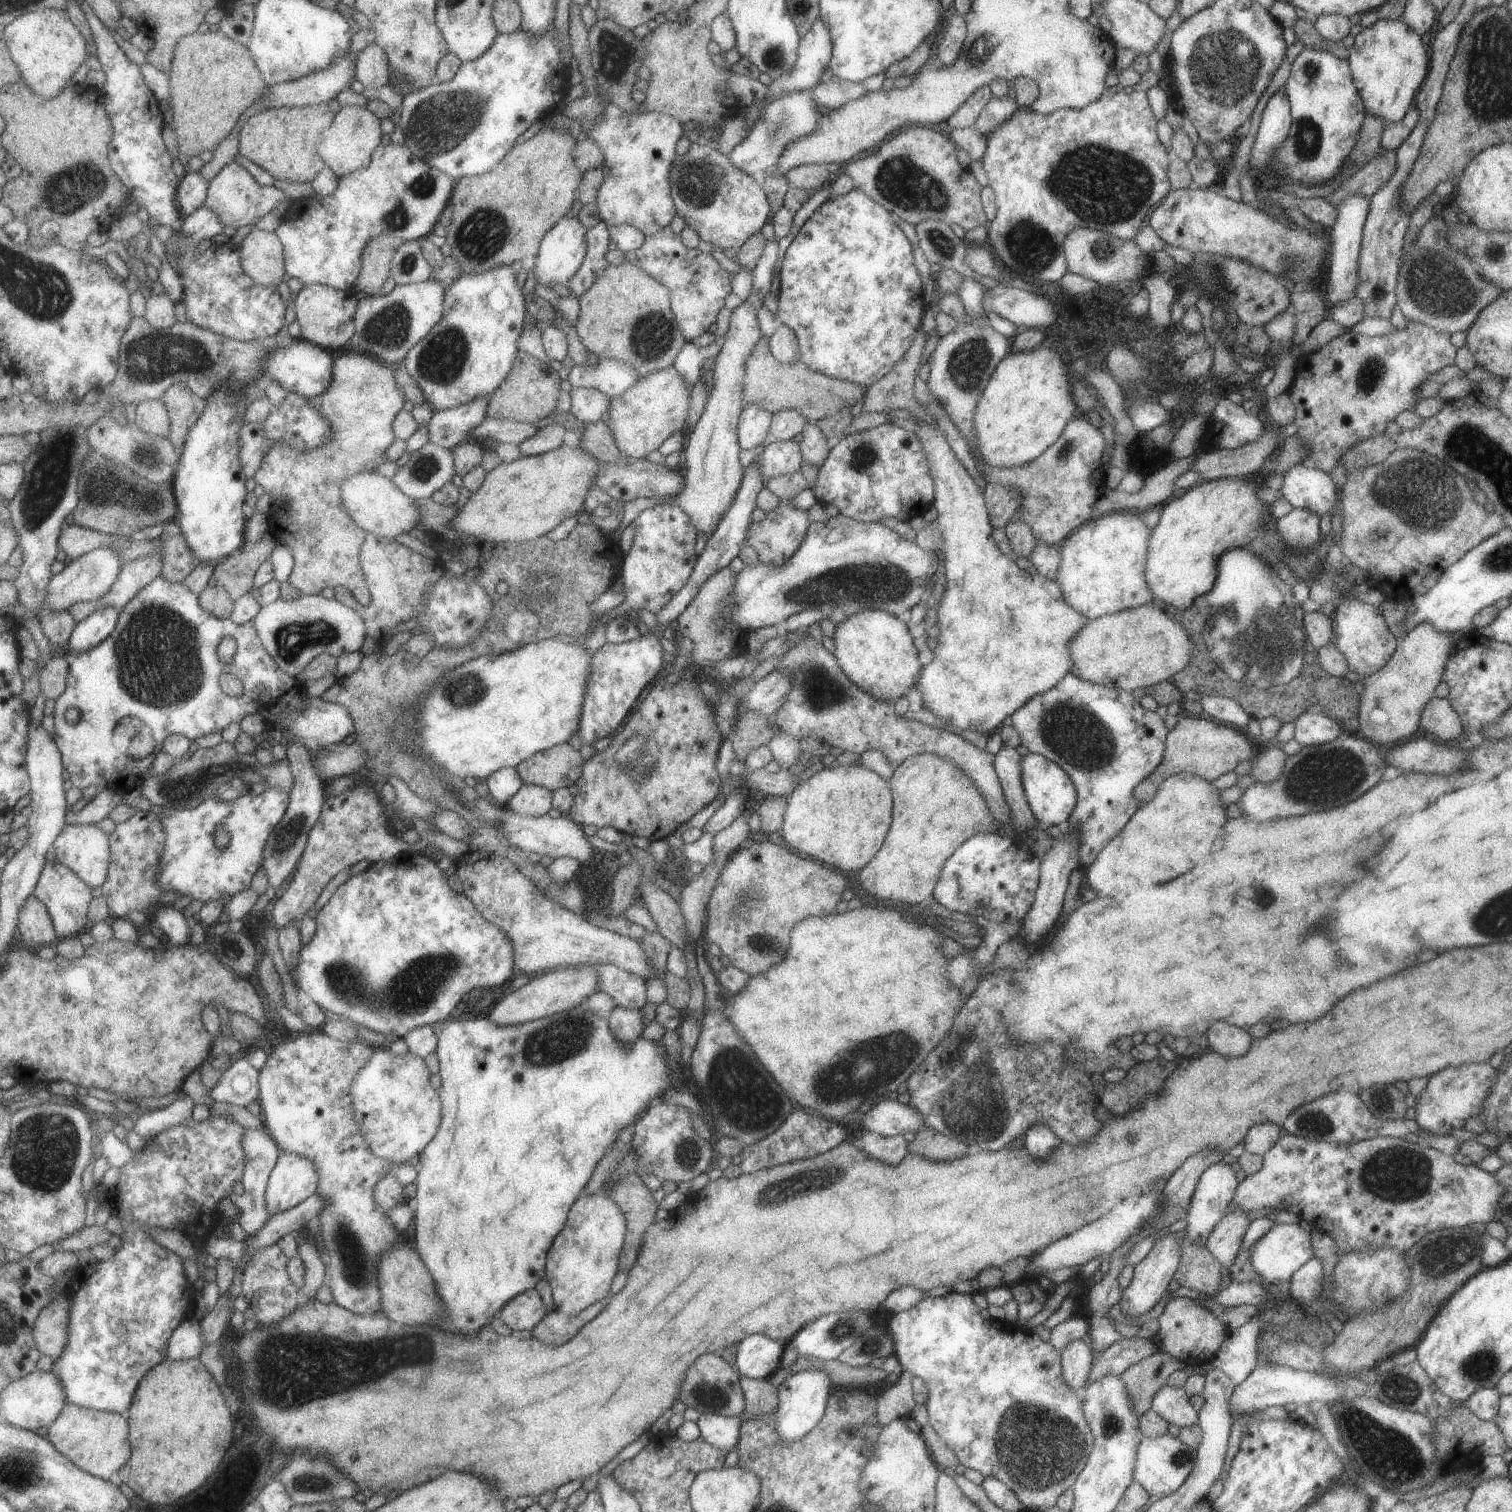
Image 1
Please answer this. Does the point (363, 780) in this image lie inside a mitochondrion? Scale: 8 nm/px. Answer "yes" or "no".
no

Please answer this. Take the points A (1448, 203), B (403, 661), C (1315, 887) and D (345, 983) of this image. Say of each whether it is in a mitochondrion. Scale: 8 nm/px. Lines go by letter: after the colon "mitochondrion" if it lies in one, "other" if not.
A: other
B: other
C: mitochondrion
D: mitochondrion

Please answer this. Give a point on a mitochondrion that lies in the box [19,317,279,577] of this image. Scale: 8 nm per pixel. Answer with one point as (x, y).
(47, 480)

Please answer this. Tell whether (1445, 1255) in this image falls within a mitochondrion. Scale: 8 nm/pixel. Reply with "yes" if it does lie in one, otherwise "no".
yes

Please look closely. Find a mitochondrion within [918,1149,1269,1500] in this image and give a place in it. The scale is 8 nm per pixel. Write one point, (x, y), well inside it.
(1038, 1450)

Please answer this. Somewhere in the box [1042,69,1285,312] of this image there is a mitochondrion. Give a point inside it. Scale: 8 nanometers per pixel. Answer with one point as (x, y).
(1105, 186)

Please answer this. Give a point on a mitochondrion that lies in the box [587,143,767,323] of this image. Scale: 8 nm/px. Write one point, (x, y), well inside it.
(699, 181)

